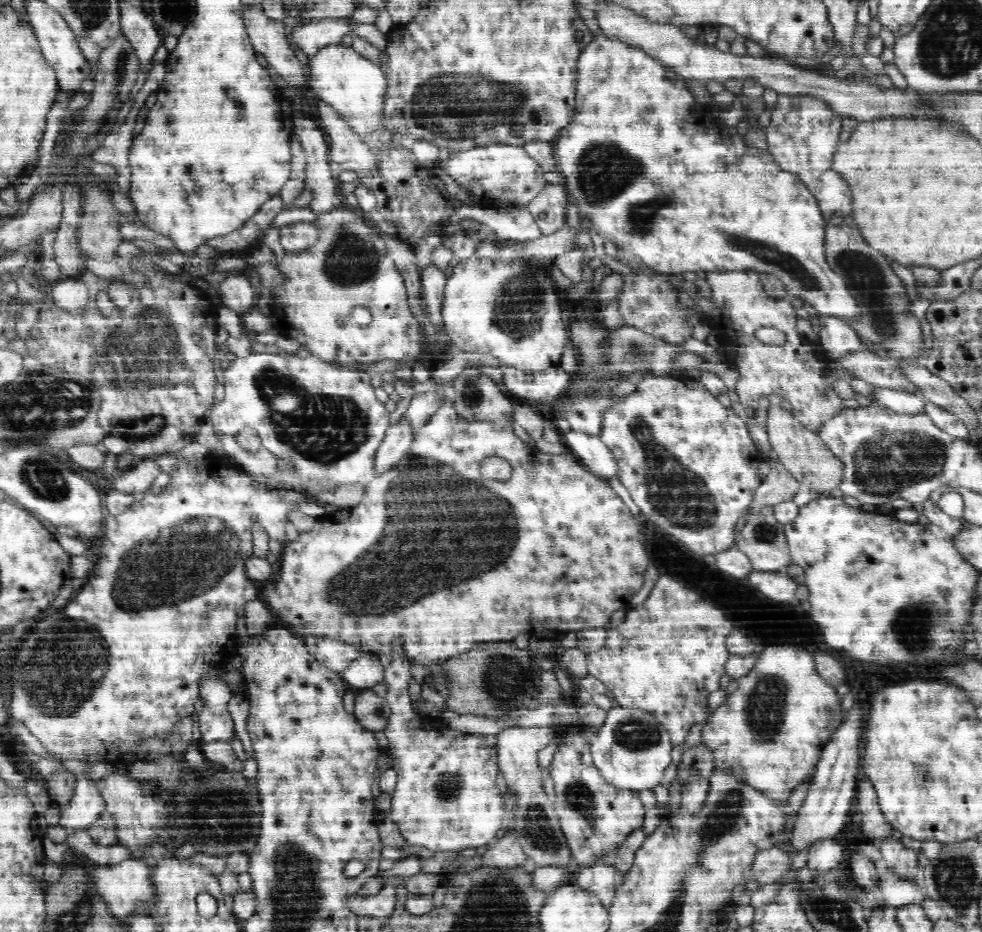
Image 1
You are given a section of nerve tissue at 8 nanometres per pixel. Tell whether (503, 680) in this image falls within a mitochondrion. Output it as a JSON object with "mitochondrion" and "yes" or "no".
{"mitochondrion":"yes"}

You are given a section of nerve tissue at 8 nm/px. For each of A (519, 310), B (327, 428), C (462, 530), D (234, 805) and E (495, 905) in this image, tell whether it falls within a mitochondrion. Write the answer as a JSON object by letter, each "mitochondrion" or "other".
{"A":"mitochondrion","B":"mitochondrion","C":"mitochondrion","D":"mitochondrion","E":"mitochondrion"}

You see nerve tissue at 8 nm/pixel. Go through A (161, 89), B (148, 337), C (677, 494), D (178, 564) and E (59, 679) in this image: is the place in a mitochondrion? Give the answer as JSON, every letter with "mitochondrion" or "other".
{"A":"other","B":"mitochondrion","C":"mitochondrion","D":"mitochondrion","E":"mitochondrion"}

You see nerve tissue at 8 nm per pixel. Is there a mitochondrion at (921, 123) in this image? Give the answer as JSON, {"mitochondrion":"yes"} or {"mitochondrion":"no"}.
{"mitochondrion":"no"}

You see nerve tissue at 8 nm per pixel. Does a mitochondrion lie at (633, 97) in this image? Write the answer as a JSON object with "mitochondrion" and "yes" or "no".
{"mitochondrion":"no"}

